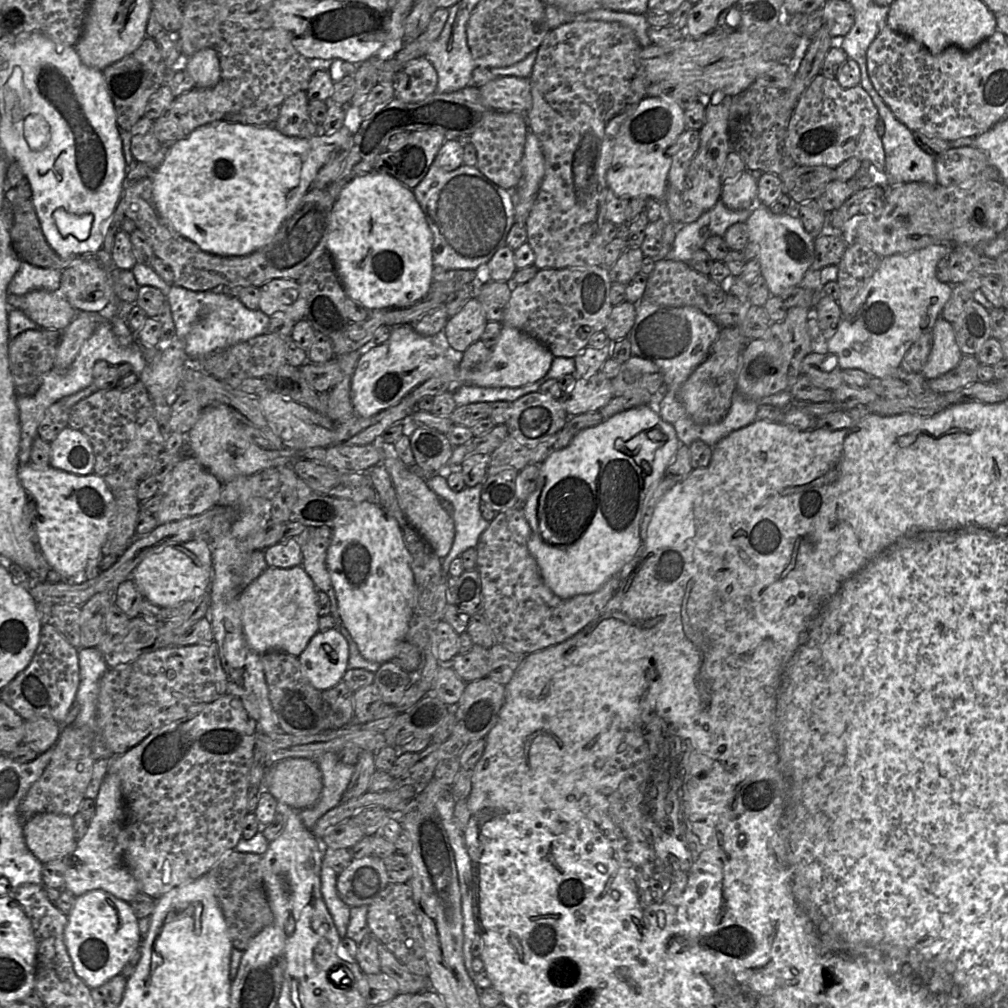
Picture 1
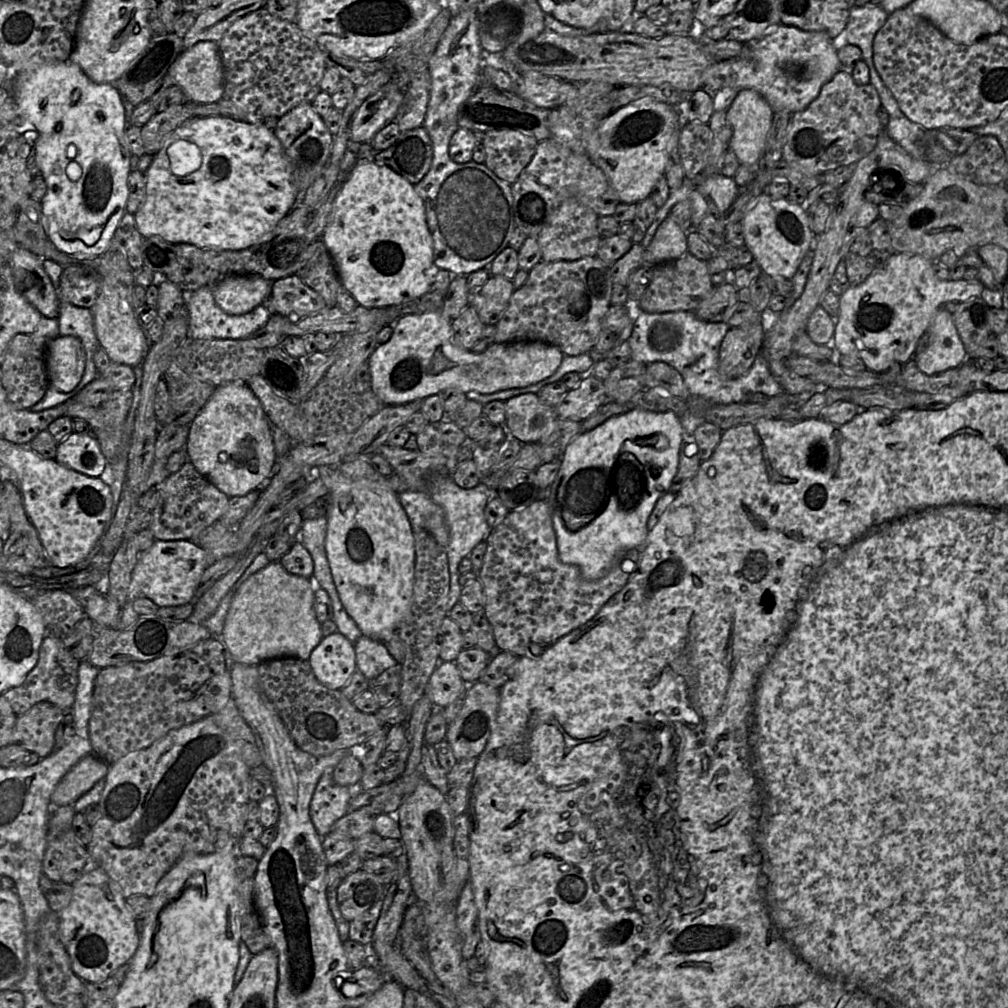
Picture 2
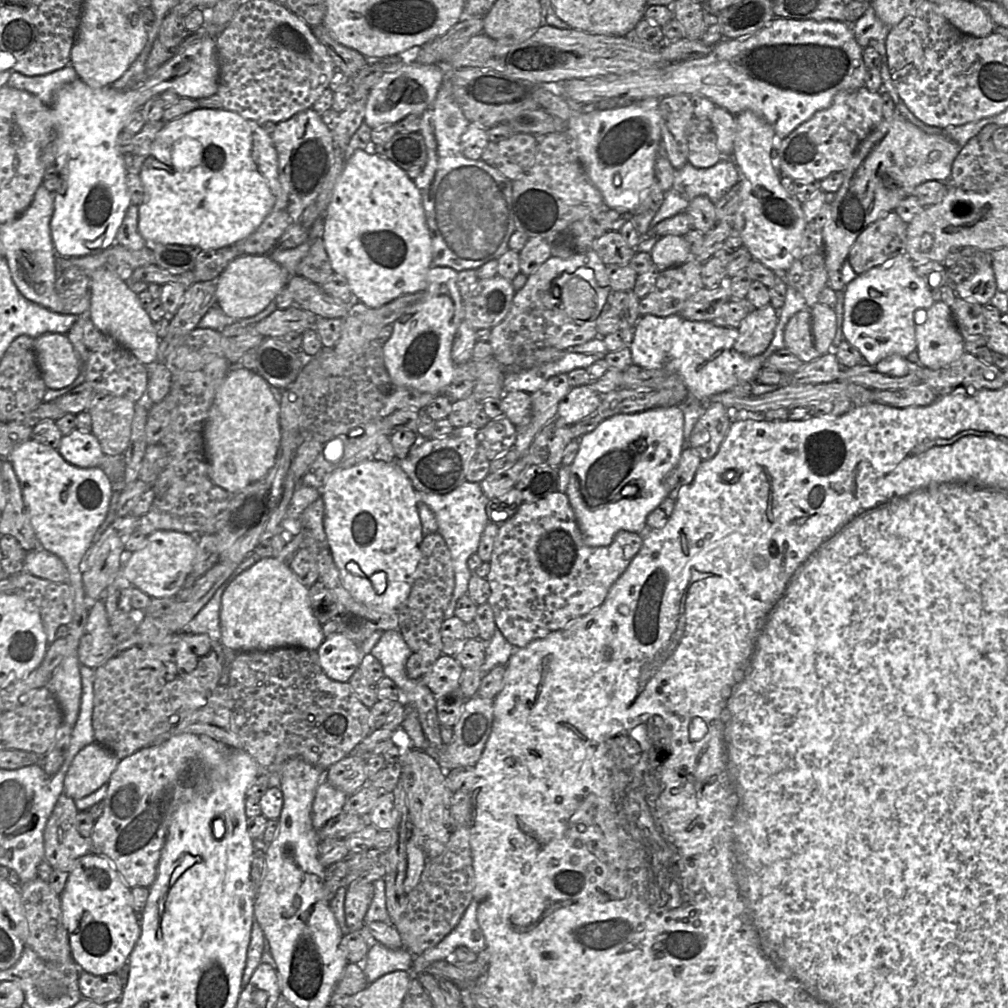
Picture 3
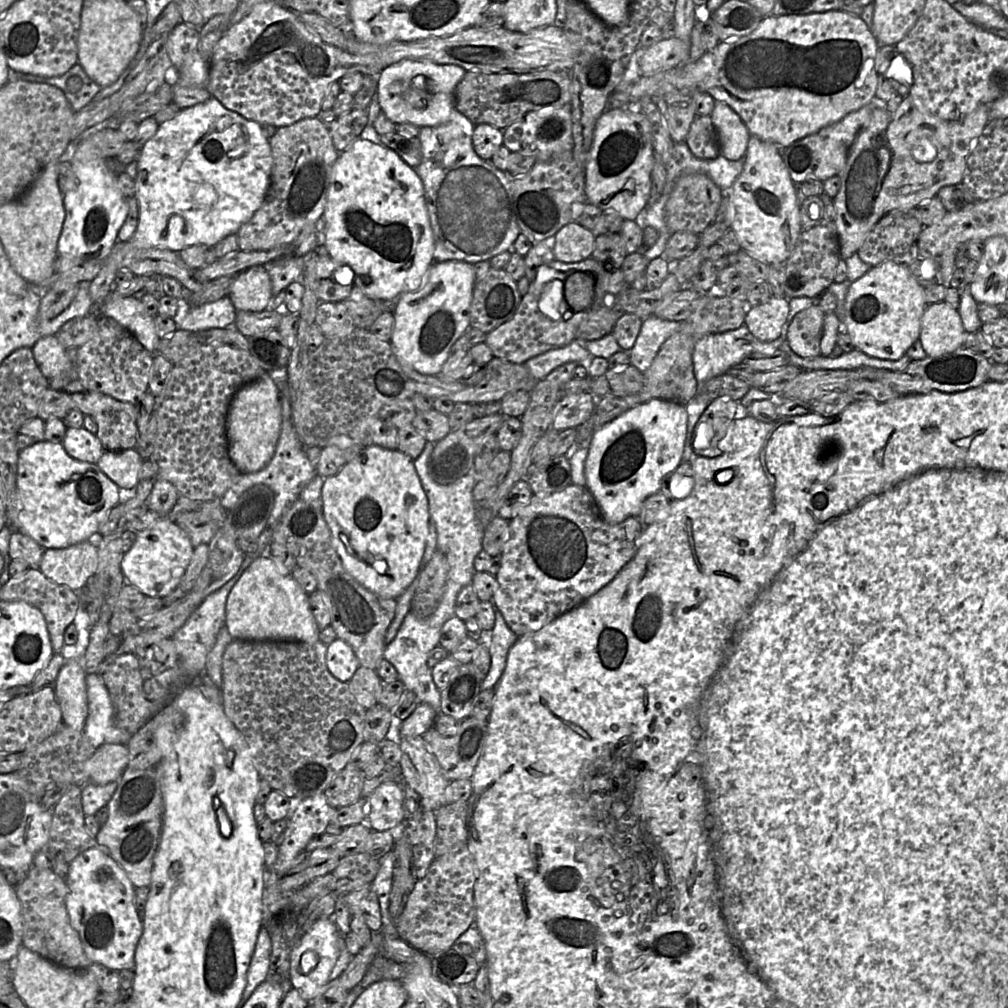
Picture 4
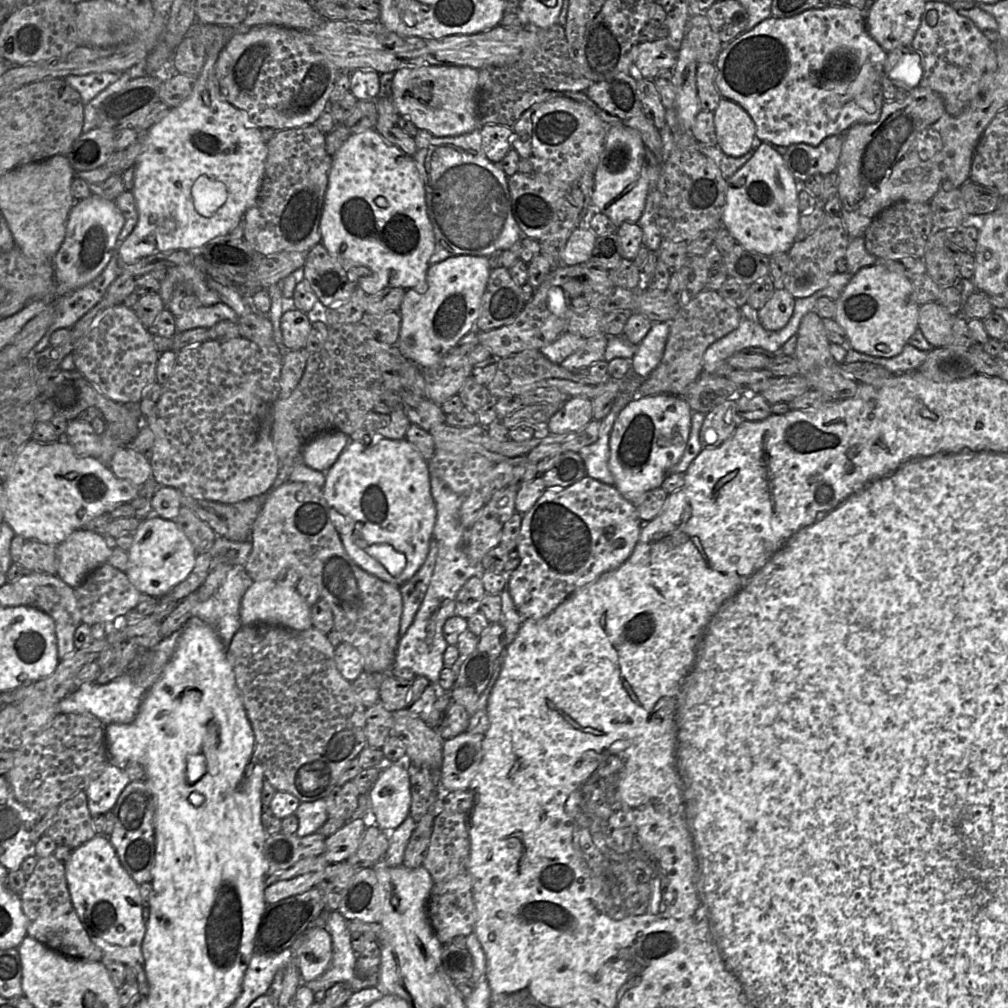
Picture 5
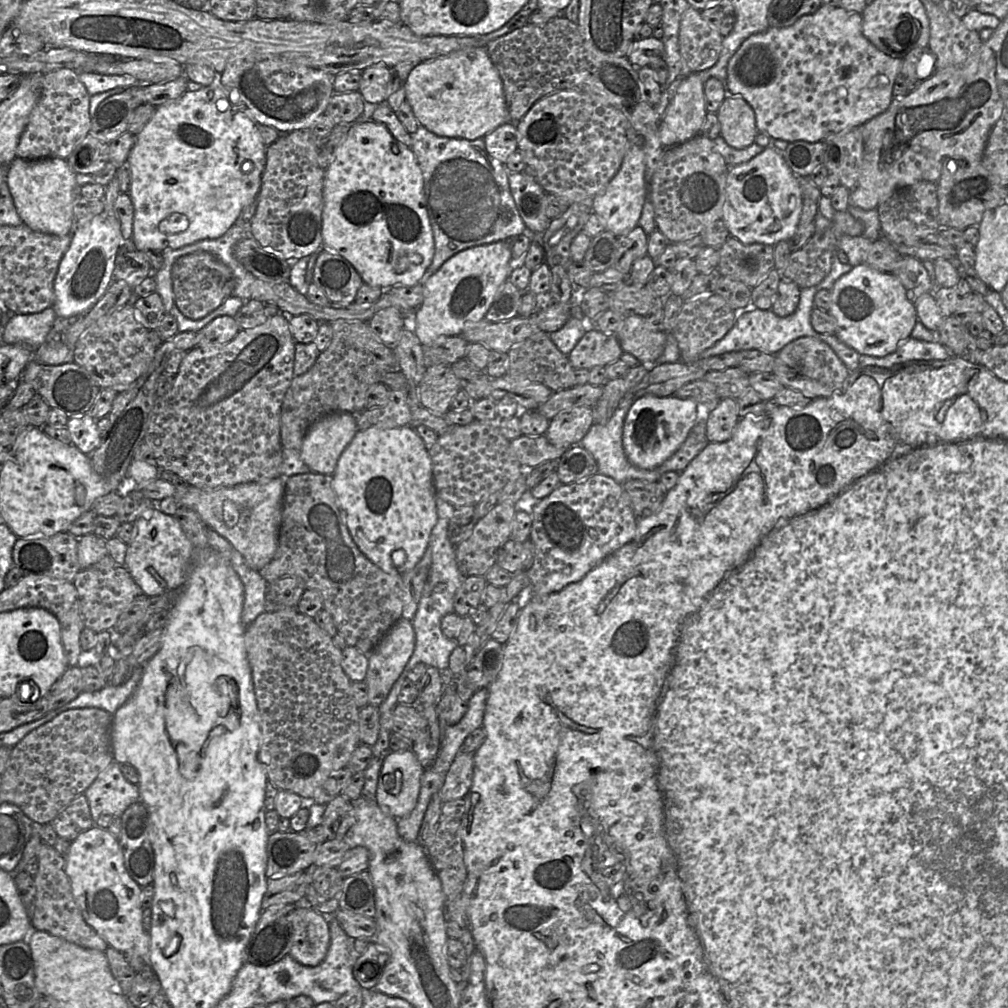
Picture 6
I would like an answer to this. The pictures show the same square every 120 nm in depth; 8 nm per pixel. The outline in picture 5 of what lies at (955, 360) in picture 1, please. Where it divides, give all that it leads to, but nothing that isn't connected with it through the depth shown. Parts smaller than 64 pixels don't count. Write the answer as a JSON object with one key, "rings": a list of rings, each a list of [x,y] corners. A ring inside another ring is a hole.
{"rings":[[[928,302],[919,308],[918,328],[933,348],[949,344],[953,315],[938,302]]]}

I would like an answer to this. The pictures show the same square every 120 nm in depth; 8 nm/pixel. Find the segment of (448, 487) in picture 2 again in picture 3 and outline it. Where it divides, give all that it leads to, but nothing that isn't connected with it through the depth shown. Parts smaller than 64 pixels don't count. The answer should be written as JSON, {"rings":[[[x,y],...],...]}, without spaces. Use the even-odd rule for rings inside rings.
{"rings":[[[464,481],[447,494],[438,495],[421,491],[419,501],[427,504],[435,514],[438,523],[438,533],[444,538],[451,554],[455,587],[450,603],[444,613],[444,620],[447,620],[454,617],[458,599],[467,594],[469,580],[472,576],[472,571],[468,568],[468,559],[477,552],[481,535],[489,523],[486,506],[490,499],[482,492],[480,483]]]}

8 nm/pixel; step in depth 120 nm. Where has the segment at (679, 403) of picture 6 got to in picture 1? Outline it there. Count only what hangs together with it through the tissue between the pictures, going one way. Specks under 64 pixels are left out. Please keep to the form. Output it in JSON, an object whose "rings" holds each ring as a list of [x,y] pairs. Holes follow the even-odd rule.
{"rings":[[[638,406],[579,431],[566,447],[539,464],[536,488],[524,503],[523,511],[531,528],[529,552],[554,595],[569,599],[593,593],[640,556],[646,506],[680,445],[674,427],[660,417],[656,407]],[[648,430],[659,430],[663,440],[649,439],[645,432]]]}

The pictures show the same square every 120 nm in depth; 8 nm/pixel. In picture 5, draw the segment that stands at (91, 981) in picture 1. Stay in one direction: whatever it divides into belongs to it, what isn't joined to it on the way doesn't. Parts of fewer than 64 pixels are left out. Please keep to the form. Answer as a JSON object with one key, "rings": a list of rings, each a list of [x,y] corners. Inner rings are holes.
{"rings":[[[104,833],[95,835],[89,841],[73,849],[65,865],[65,877],[72,905],[91,941],[101,949],[103,956],[133,967],[137,974],[138,993],[143,997],[147,997],[149,994],[149,983],[141,948],[146,933],[146,925],[142,917],[143,906],[141,904],[139,885],[121,865],[108,836],[105,836]]]}

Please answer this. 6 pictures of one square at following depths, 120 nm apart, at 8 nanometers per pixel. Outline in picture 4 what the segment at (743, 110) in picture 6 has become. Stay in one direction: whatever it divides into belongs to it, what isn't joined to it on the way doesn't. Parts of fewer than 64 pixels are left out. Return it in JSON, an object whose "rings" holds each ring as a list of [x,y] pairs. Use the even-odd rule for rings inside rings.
{"rings":[[[716,101],[710,117],[718,135],[720,154],[729,160],[745,156],[751,134],[740,116],[726,103]]]}

